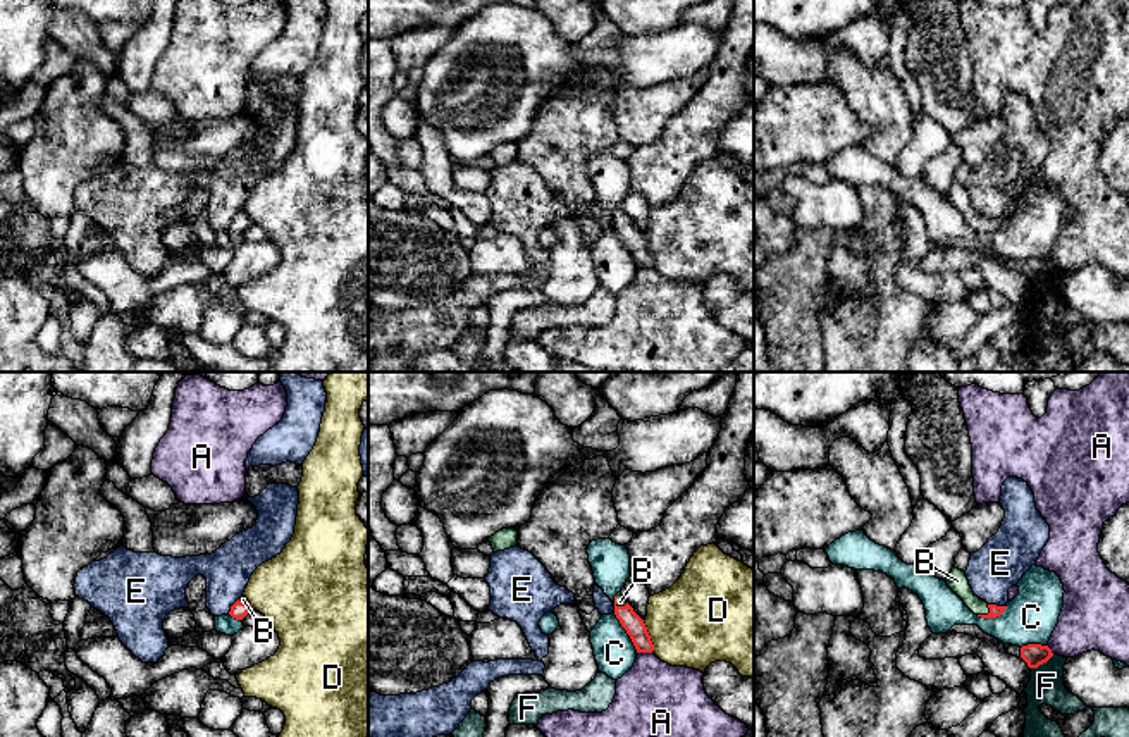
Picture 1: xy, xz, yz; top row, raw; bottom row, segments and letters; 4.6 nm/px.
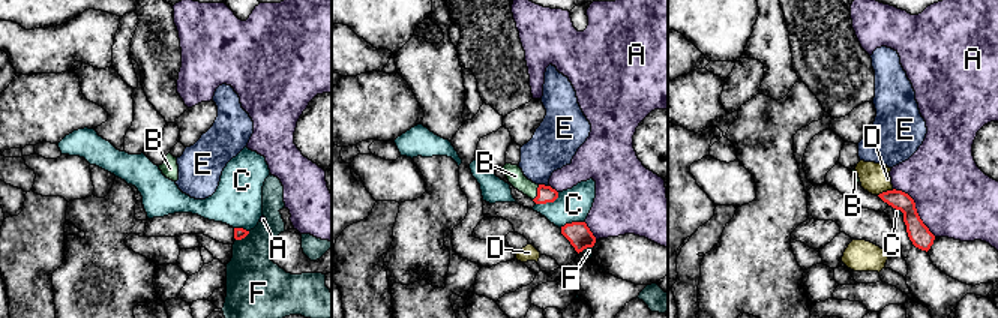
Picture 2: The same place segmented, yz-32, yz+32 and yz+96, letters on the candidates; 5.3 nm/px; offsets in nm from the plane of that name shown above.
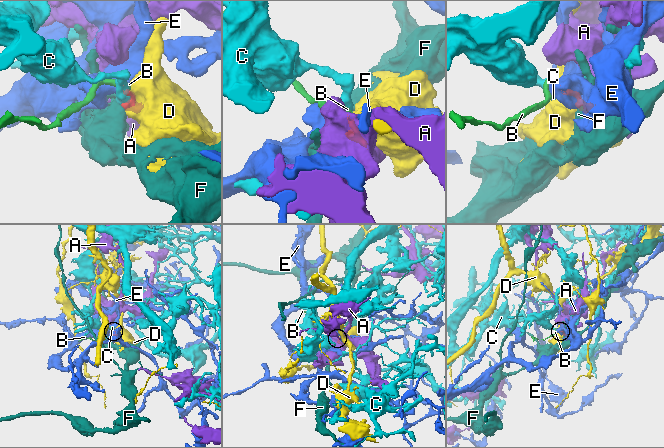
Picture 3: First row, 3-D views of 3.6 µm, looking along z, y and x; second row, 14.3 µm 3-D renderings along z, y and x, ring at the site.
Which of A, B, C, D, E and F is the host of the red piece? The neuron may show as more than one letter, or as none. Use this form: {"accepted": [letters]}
{"accepted": ["B"]}

